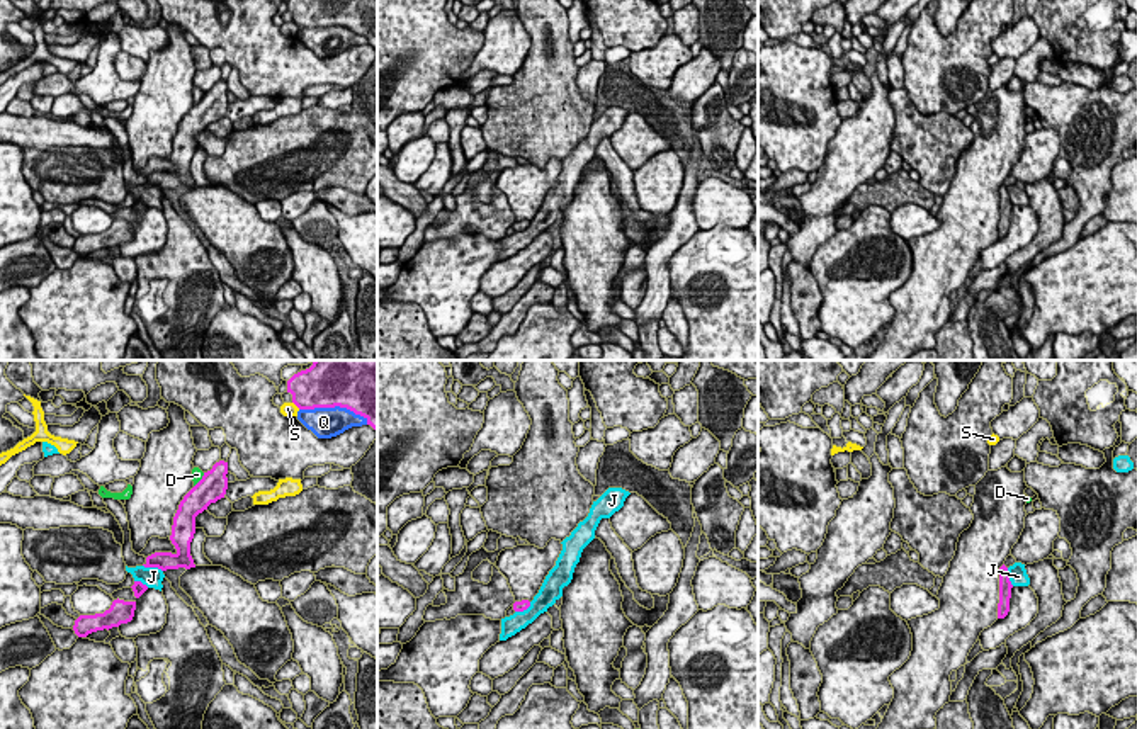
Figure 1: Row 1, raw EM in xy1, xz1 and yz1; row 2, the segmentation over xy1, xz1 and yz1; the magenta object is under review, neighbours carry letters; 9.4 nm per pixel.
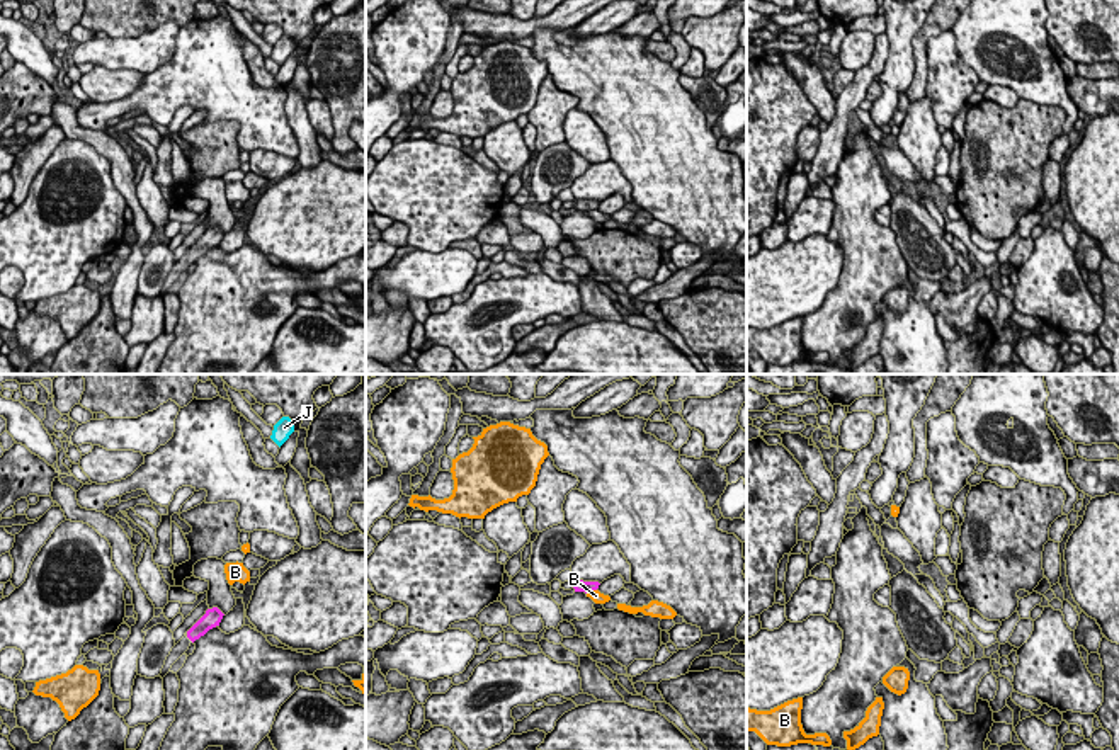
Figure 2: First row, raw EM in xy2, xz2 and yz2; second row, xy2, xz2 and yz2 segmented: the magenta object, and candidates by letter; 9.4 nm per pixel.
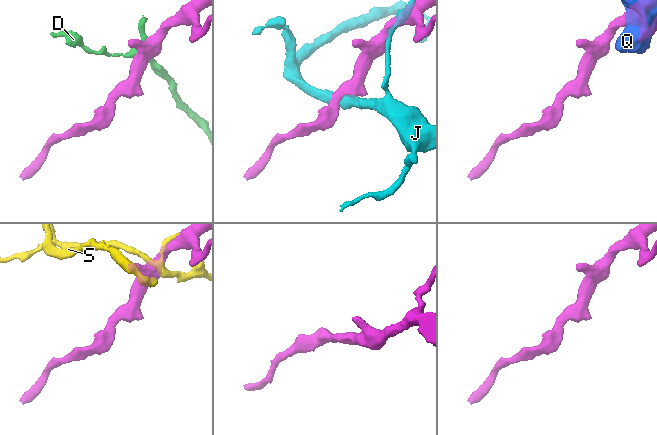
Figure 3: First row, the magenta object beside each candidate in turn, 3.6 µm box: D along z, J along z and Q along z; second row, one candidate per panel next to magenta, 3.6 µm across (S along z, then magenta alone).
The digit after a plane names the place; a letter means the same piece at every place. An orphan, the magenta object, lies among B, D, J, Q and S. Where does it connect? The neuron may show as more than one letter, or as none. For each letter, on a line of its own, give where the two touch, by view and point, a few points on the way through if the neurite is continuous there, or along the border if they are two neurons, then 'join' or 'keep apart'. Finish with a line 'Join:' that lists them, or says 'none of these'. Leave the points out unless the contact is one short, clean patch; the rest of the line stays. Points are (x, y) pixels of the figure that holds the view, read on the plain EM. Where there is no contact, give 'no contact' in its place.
B: meets magenta in xz2 at (590, 210); border along xz2 (596, 208), (585, 211); keep apart
D: meets magenta in xy1 at (201, 99); border along xy1 (204, 92), (194, 106); keep apart
J: meets magenta in xy1 at (153, 186); keep apart
Q: meets magenta in xy1 at (335, 24); keep apart
S: meets magenta in xy1 at (296, 24); keep apart
Join: none of these

